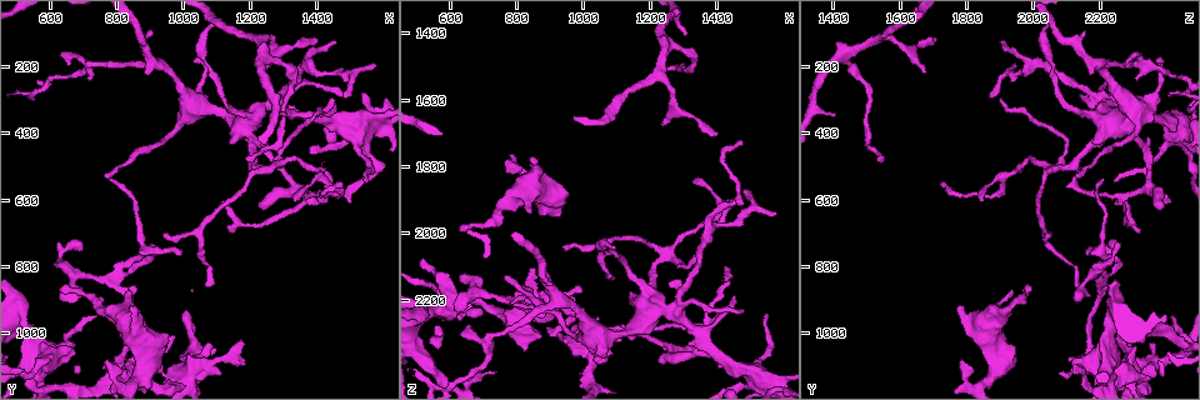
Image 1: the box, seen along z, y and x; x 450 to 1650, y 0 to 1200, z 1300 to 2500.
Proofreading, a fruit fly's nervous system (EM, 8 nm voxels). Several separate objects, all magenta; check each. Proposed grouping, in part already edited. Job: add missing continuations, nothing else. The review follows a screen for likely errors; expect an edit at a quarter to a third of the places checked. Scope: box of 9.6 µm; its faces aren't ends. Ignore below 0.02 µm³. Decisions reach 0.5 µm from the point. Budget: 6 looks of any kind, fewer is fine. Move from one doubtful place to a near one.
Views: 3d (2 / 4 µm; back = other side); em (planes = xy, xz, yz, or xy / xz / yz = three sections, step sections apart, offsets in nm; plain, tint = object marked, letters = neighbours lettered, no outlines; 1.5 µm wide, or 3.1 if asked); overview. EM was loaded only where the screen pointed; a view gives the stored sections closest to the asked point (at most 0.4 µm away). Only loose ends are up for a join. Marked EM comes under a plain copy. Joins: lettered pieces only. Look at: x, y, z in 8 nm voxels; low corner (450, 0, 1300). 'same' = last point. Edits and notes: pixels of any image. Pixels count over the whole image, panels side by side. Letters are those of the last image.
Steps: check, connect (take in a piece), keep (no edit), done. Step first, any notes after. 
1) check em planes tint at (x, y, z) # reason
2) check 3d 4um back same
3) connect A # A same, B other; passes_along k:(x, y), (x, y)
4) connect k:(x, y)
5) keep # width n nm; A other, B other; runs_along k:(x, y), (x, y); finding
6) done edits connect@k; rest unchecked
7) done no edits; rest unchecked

check 3d 4um at (700, 740, 2240) # an open end

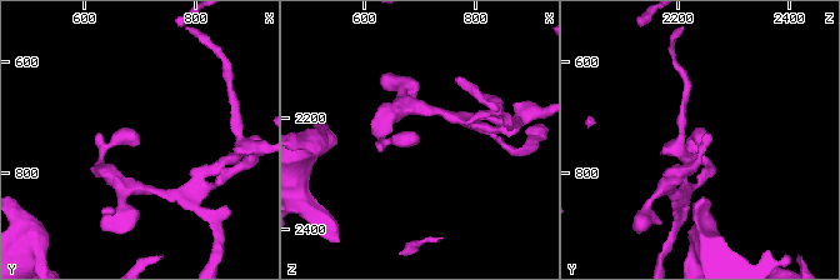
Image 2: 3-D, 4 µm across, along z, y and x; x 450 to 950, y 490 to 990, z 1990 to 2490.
check em yz step 4 tint at (700, 745, 2245) # need the tissue

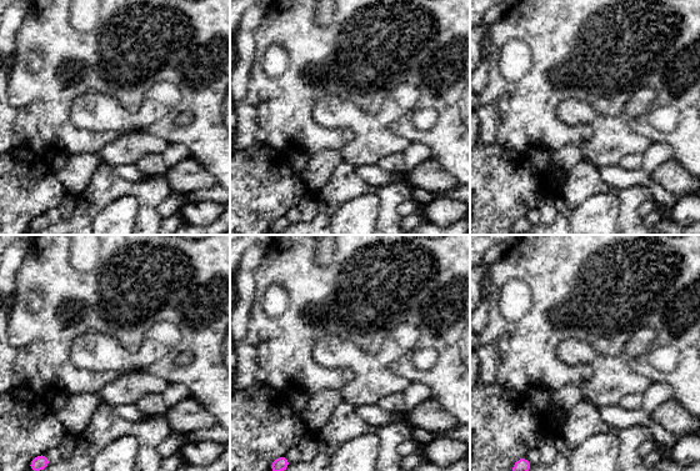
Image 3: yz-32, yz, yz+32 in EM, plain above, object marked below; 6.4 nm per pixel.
check em planes letters same

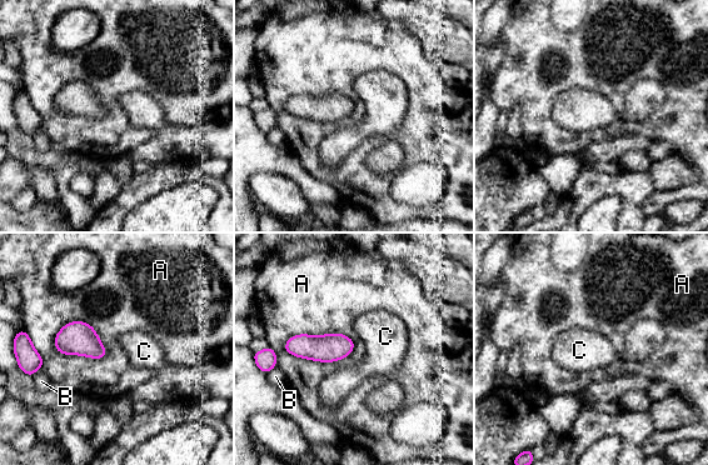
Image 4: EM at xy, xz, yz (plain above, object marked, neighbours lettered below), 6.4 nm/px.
keep # A other, B other, C other; none of them fits

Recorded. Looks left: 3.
check 3d 4um at (840, 920, 1780) # free end

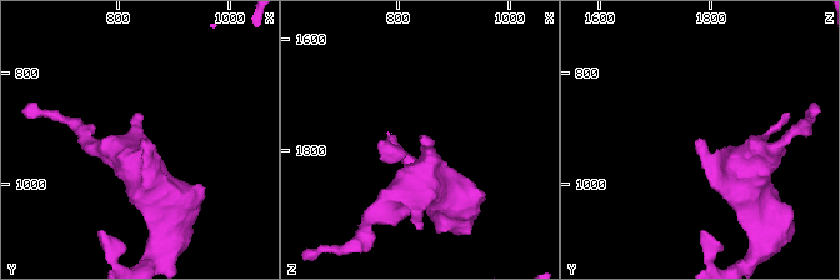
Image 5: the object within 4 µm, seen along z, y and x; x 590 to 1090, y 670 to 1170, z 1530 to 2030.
check em xz step 8 tint at (840, 915, 1780)

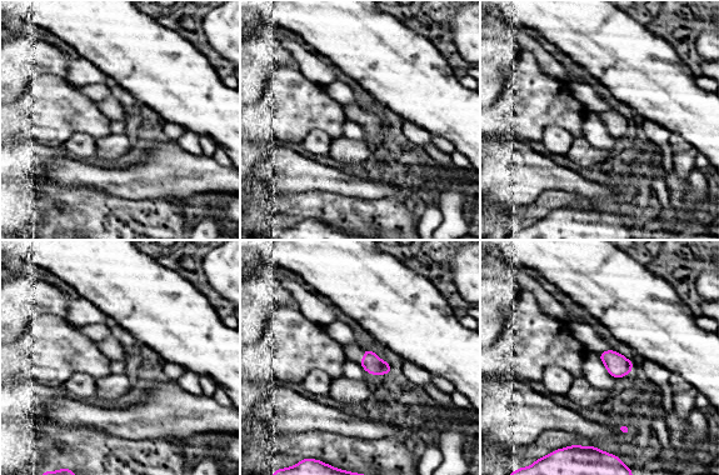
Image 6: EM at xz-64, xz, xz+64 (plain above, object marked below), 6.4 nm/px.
check em planes letters same

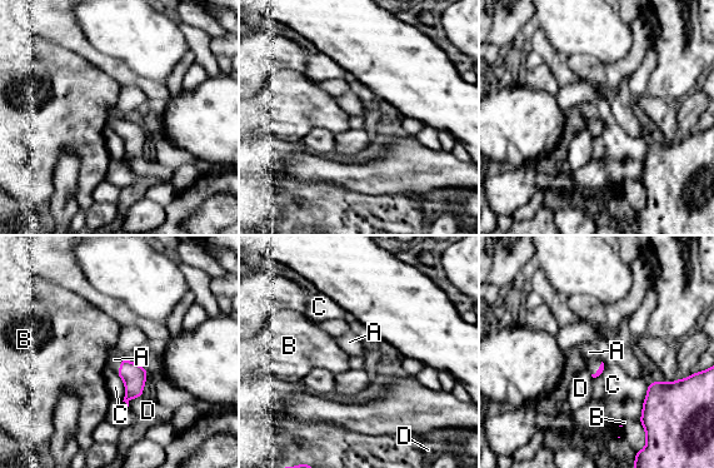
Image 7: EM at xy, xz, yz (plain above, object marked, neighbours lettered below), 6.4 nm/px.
connect A # longest_contact C 200 nm; A same, B other, C other, D other; it goes on there

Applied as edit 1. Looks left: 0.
done edits connect@7; rest unchecked

